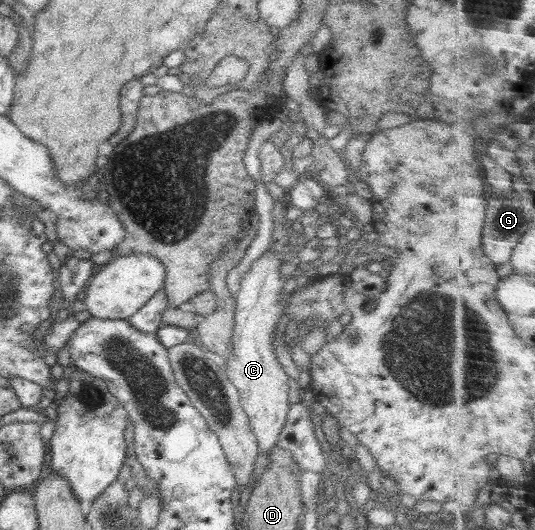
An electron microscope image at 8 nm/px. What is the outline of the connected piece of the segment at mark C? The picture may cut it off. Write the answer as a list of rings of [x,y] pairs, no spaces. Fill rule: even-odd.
[[[268,249],[250,264],[249,270],[242,276],[235,299],[231,357],[225,360],[225,371],[230,382],[238,389],[241,407],[249,418],[252,434],[258,440],[254,479],[259,479],[270,466],[268,454],[274,446],[278,446],[278,436],[284,428],[283,424],[287,422],[290,408],[289,376],[278,361],[272,345],[276,324],[285,312],[287,302],[283,290],[285,280],[280,273],[282,262],[276,252]]]

